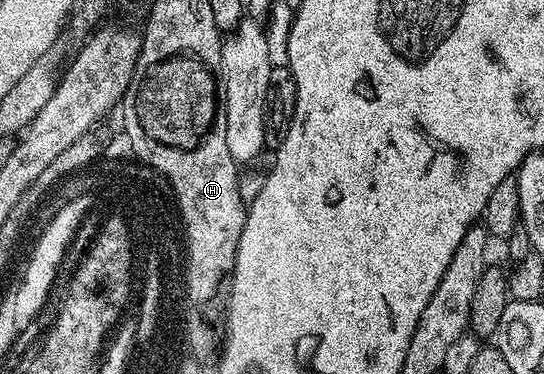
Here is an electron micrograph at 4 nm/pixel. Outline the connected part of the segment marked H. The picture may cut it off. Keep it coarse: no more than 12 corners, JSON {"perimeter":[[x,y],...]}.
{"perimeter":[[227,119],[195,155],[119,121],[132,156],[169,181],[195,235],[193,296],[213,305],[233,272],[247,204]]}

